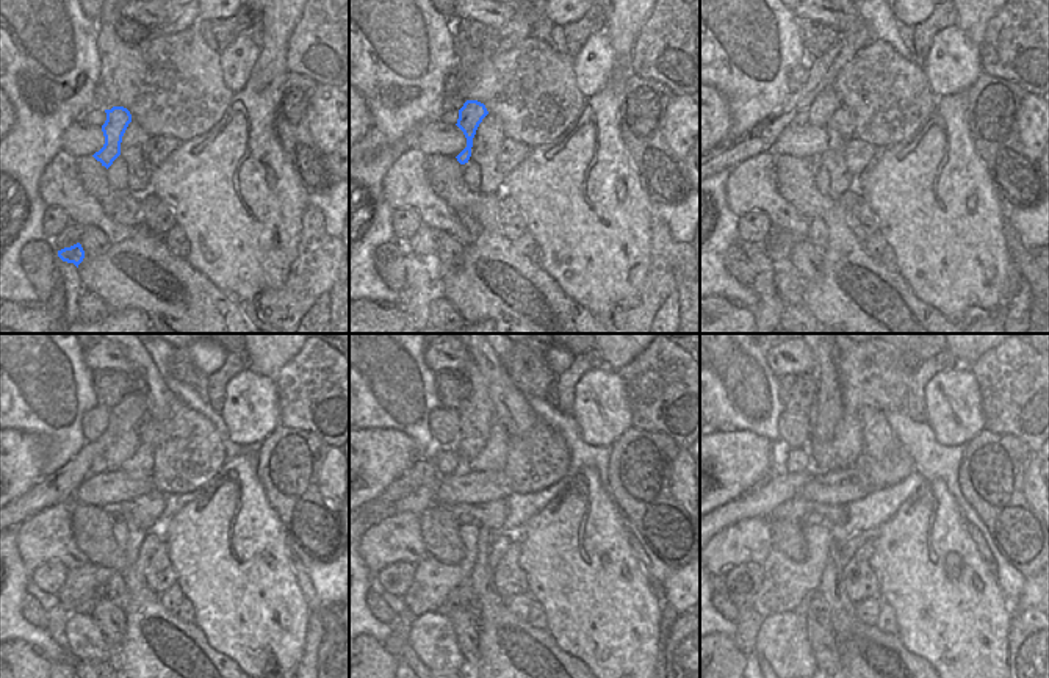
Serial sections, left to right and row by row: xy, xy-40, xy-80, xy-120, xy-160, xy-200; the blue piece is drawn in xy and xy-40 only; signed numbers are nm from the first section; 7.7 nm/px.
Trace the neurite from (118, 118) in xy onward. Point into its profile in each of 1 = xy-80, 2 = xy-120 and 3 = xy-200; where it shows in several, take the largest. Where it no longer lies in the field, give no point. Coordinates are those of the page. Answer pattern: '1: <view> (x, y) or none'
1: xy-80 (827, 102)
2: xy-120 (126, 442)
3: xy-200 (827, 409)

